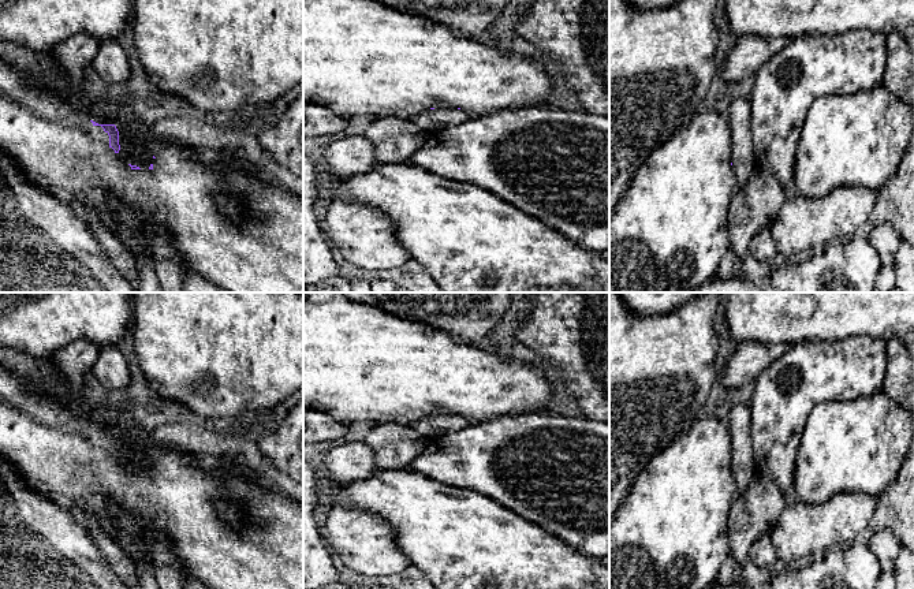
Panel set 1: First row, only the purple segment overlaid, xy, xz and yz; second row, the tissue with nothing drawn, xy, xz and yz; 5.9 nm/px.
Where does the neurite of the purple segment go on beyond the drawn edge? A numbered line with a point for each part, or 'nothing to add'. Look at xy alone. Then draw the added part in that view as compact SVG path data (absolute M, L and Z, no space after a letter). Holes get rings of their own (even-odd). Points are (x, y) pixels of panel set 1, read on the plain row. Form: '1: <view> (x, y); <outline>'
1: xy (52, 444); M0 365L0 455L5 456L8 461L11 461L14 463L15 467L18 467L23 476L26 482L36 491L41 492L44 496L46 496L51 502L53 502L55 504L60 506L61 508L64 508L72 518L75 518L77 521L79 521L82 523L83 519L92 519L93 523L98 528L101 534L105 534L107 537L109 537L116 545L119 545L123 551L123 545L120 544L119 538L115 536L115 528L107 514L107 511L104 510L104 500L105 499L111 499L117 502L128 514L131 514L135 521L139 523L141 532L139 532L139 543L142 545L142 548L145 549L145 552L148 553L149 559L150 559L150 540L148 537L148 526L152 525L154 526L157 530L164 530L171 538L172 538L172 551L175 552L175 555L180 559L180 566L182 566L182 574L183 574L183 579L187 578L194 578L198 582L201 582L202 585L210 588L210 589L303 589L303 507L299 506L298 503L295 503L294 500L288 499L287 496L277 493L269 488L266 488L265 485L262 485L254 476L249 476L247 478L242 474L242 473L227 473L224 470L220 470L217 466L204 461L201 456L194 455L191 452L183 451L169 443L165 441L160 441L156 439L150 439L150 437L141 437L138 441L135 440L128 440L117 428L115 426L98 426L96 424L89 422L83 413L77 411L75 409L71 409L68 406L68 399L66 396L51 396L49 394L46 394L45 391L40 391L37 388L31 388L30 387L30 381L25 377L19 377L16 376L12 370L4 368L3 365ZM102 430L115 430L117 437L119 437L119 451L120 451L120 456L116 459L111 452L109 452L109 441L108 439L104 437L104 435L101 433ZM137 446L143 446L146 448L145 452L145 459L142 462L133 462L131 461L131 454L134 452L134 448ZM221 493L228 495L235 503L239 503L245 507L246 510L246 517L249 518L249 526L243 528L242 530L236 530L232 526L227 525L223 522L221 517L217 515L214 504L213 504L213 499L219 497ZM150 559L150 564L153 564L152 559Z

